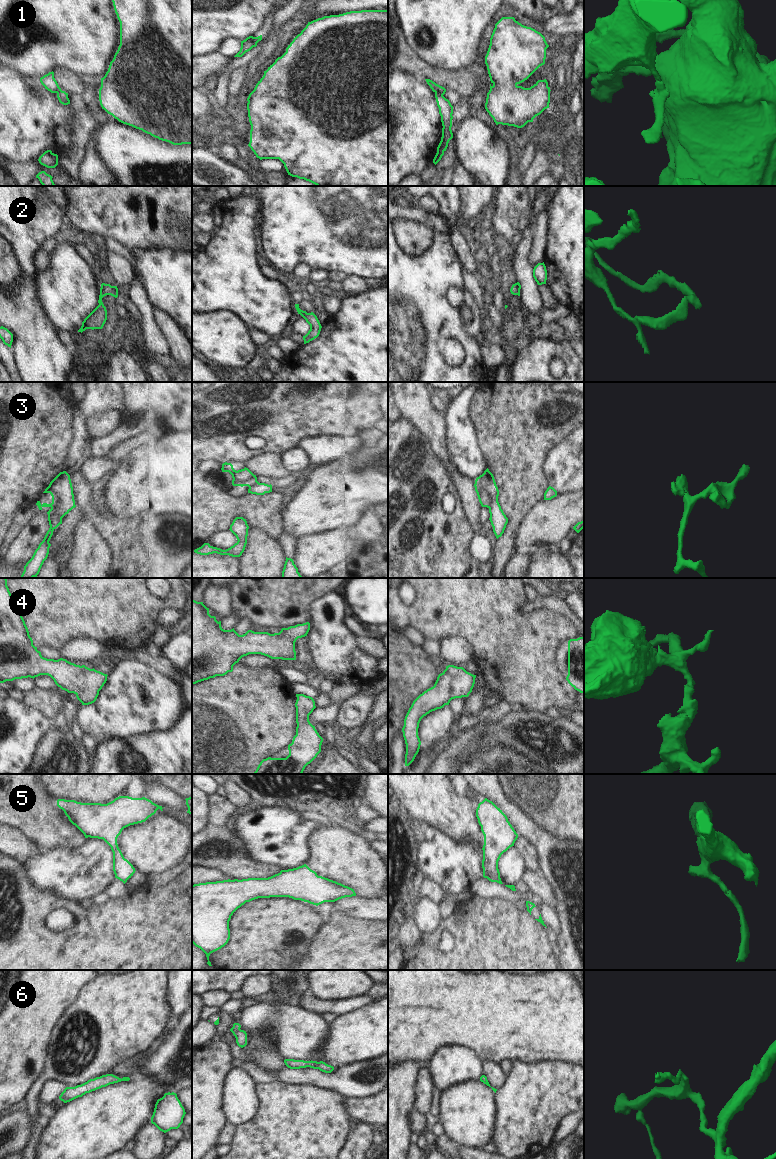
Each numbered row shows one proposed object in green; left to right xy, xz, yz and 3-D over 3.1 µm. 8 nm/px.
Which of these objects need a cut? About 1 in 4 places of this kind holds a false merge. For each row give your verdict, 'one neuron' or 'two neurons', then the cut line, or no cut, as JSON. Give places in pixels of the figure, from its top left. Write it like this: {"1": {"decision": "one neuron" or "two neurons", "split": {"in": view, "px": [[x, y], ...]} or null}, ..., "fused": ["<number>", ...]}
{"1": {"decision": "two neurons", "split": {"in": "yz", "px": [[435, 91], [442, 96]]}}, "2": {"decision": "one neuron", "split": null}, "3": {"decision": "one neuron", "split": null}, "4": {"decision": "one neuron", "split": null}, "5": {"decision": "one neuron", "split": null}, "6": {"decision": "one neuron", "split": null}, "fused": ["1"]}

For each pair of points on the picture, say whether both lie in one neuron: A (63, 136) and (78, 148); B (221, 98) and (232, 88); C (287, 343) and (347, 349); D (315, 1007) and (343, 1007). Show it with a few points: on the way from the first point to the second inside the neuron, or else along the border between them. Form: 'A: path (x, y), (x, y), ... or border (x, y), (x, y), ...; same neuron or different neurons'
A: border (73, 120), (72, 144), (58, 156); different neurons
B: border (233, 70), (228, 79), (227, 96); different neurons
C: border (299, 345), (297, 349), (285, 356); different neurons
D: path (322, 1007), (336, 1007); same neuron

